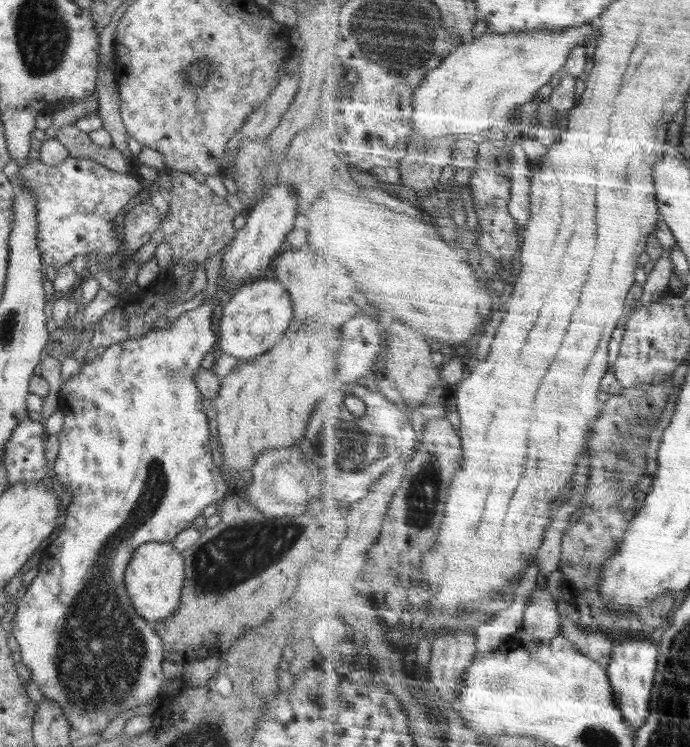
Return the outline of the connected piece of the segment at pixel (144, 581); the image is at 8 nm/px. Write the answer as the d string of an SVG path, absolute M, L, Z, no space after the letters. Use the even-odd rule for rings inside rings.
M147 542L131 554L124 571L126 594L134 610L149 624L169 618L180 604L184 582L184 557L171 543Z

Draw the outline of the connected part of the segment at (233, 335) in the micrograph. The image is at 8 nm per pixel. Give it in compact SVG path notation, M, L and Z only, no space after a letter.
M257 278L244 283L222 302L222 318L218 332L219 353L226 353L236 359L253 359L271 349L292 326L293 305L286 290L277 280Z

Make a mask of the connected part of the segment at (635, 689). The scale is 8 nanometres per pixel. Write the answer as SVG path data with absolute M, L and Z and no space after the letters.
M624 640L614 649L614 657L610 666L610 679L617 692L617 702L620 703L622 711L626 714L626 719L630 722L630 727L640 731L649 721L650 714L653 713L653 695L655 692L659 662L661 657L661 644L656 640L656 644L650 640Z

